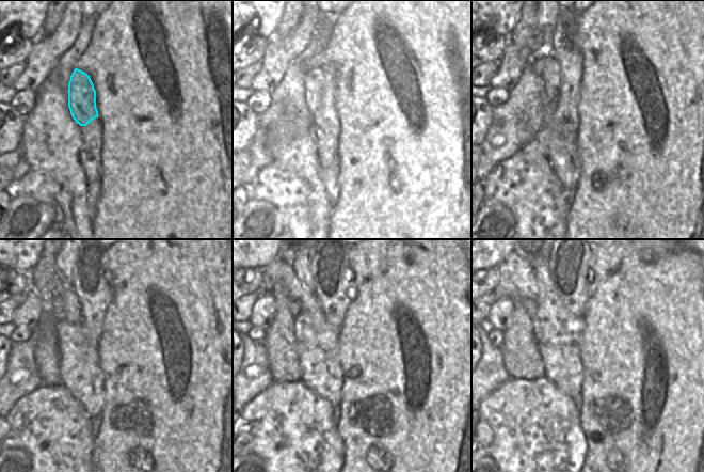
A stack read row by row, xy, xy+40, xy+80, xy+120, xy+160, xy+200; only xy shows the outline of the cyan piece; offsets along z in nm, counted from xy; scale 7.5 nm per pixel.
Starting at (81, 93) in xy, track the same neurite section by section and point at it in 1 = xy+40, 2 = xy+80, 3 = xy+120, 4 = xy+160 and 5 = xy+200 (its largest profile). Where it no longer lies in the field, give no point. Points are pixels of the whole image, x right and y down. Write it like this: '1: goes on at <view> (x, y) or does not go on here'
1: goes on at xy+40 (314, 77)
2: goes on at xy+80 (552, 74)
3: goes on at xy+120 (72, 313)
4: goes on at xy+160 (278, 271)
5: goes on at xy+200 (516, 278)

